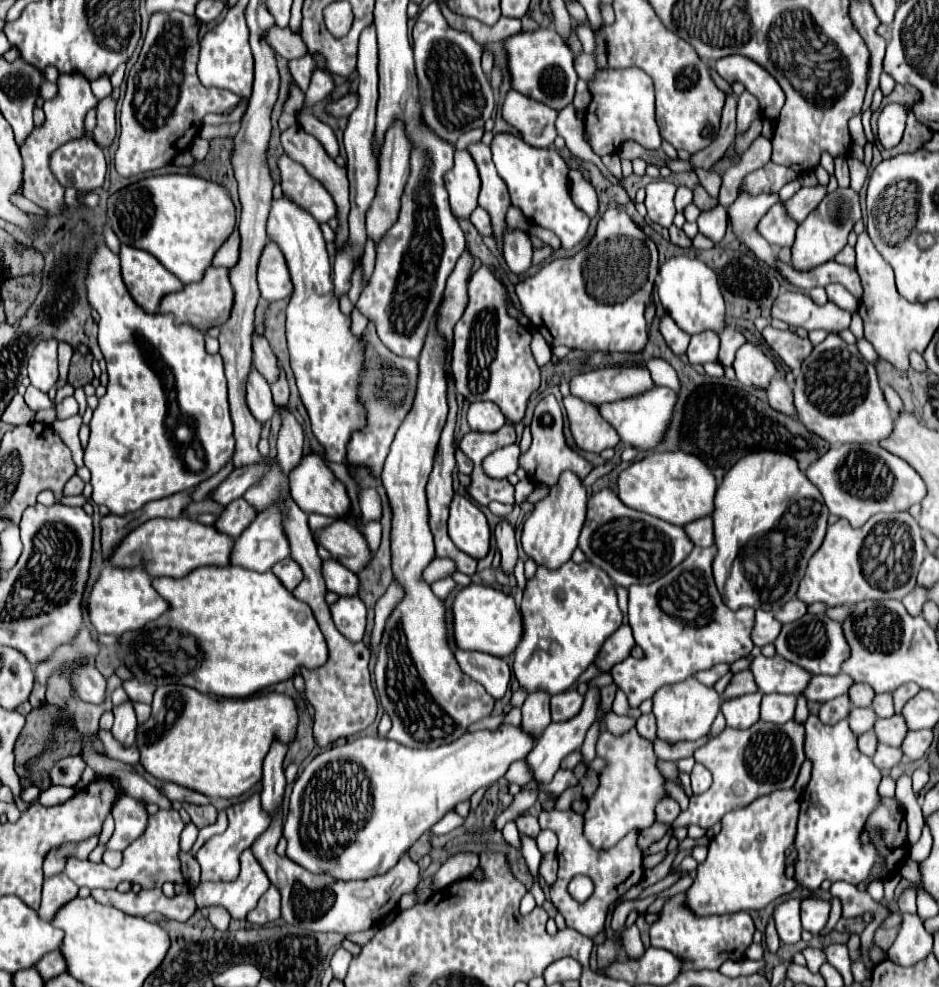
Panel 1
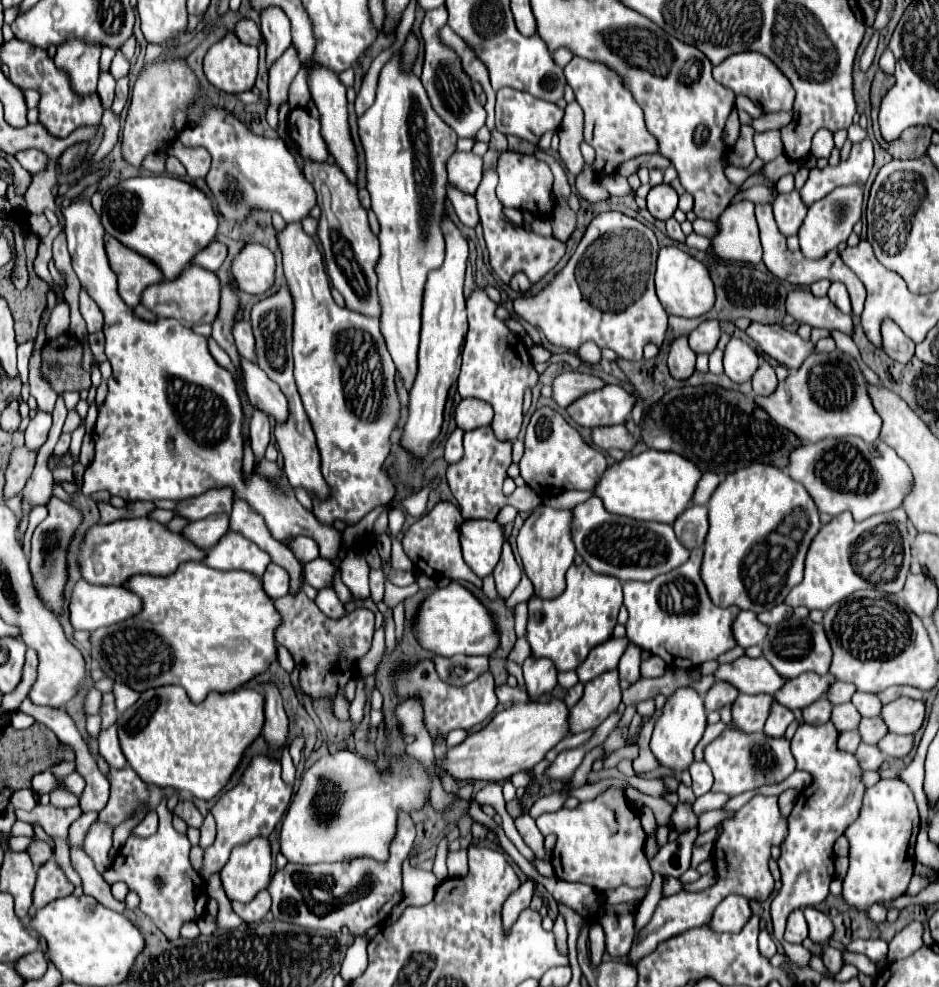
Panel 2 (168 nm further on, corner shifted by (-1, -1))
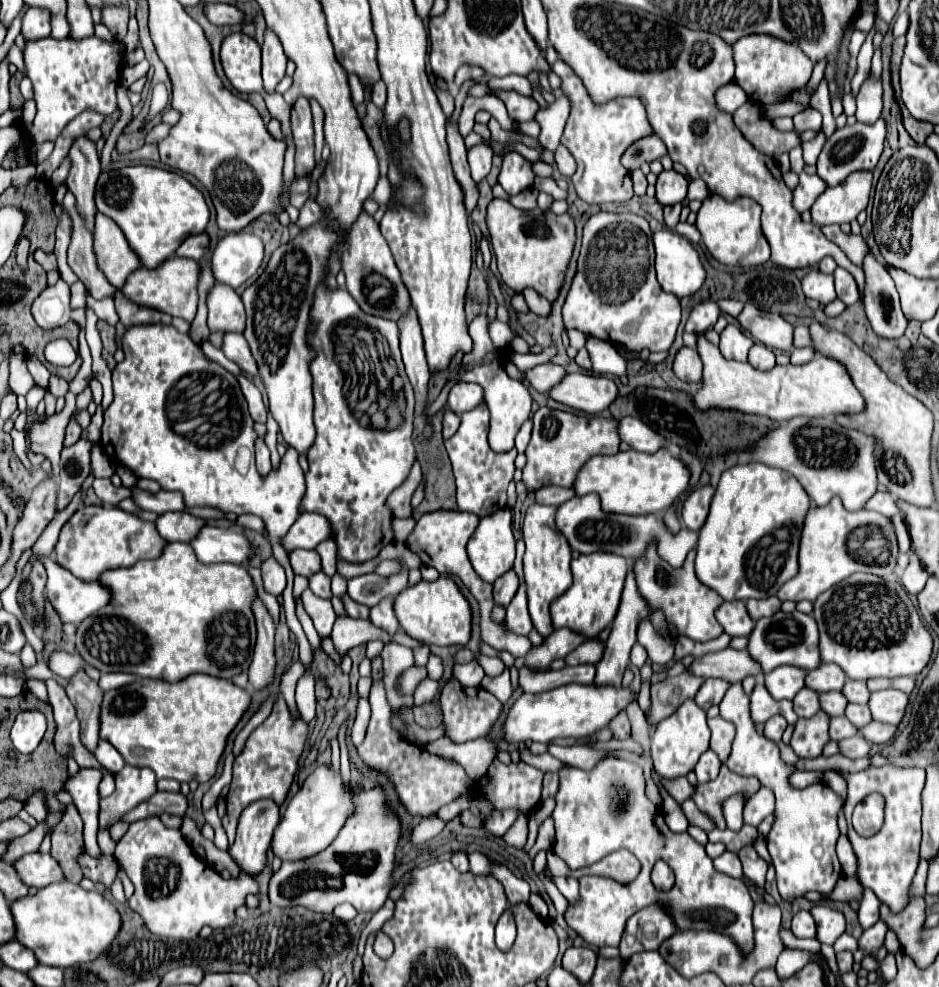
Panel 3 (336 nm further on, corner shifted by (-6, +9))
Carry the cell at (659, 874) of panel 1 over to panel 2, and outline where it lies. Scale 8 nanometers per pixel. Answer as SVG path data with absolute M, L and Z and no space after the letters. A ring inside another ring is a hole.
M679 803L671 818L679 834L683 834L689 830L686 828L698 828L698 818L692 812L690 804Z

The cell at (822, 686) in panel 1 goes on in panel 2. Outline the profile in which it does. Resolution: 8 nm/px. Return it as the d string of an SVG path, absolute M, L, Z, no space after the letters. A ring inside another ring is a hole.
M805 672L805 674L799 674L797 678L787 680L783 684L783 688L779 688L779 692L775 692L773 700L777 704L785 704L785 708L801 710L801 708L809 706L811 702L819 700L833 682L835 682L835 678L831 674L819 676L815 672Z

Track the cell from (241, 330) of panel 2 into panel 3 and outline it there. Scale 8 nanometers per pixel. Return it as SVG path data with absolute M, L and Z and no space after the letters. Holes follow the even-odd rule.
M216 284L208 296L208 328L210 332L226 330L242 334L246 326L246 310L240 296L226 284Z

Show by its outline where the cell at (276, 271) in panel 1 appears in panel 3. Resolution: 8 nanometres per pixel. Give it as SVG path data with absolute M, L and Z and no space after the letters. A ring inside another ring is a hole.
M236 232L222 238L212 250L214 278L232 288L252 278L264 260L264 242L258 236Z

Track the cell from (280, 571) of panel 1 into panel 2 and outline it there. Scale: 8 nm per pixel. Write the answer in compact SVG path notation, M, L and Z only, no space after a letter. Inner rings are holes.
M269 564L265 574L261 576L261 584L263 584L263 590L267 592L267 596L273 596L275 598L281 598L281 596L287 596L289 592L289 574L277 566L277 564Z

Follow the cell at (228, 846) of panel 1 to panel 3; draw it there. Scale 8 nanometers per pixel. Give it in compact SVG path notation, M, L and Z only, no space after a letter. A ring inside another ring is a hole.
M282 698L274 702L272 714L248 736L244 750L234 758L234 774L232 774L232 782L228 786L224 812L220 816L230 844L234 842L236 826L238 826L244 806L248 806L256 800L262 800L262 798L270 798L278 806L286 800L294 774L298 770L298 756L302 754L306 736L308 736L308 724L302 720L294 722L290 718L290 710Z

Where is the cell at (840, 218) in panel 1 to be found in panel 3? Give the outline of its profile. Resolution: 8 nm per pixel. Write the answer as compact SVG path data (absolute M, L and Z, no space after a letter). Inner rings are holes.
M866 170L850 174L838 186L828 186L810 208L812 222L816 226L828 226L856 220L856 216L868 206L870 188L872 172Z

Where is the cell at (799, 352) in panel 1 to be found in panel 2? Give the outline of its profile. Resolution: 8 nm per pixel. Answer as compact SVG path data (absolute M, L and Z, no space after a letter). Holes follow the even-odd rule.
M751 322L745 332L759 344L759 348L767 356L777 360L785 368L799 368L815 346L813 342L801 340L797 334L787 332L781 326L765 326L759 322Z

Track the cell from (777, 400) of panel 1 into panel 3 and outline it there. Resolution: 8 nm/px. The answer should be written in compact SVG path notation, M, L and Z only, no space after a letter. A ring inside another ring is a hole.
M754 344L750 354L748 354L748 362L756 368L756 370L772 370L776 366L776 358L774 352L770 348L766 348L764 344Z

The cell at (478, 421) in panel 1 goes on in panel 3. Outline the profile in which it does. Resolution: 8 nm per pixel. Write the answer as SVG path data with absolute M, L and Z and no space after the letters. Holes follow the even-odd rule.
M456 382L448 394L448 408L456 414L474 410L480 404L484 404L484 390L478 384Z

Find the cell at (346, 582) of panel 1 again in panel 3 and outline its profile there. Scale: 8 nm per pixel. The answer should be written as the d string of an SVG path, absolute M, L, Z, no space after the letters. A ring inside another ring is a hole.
M294 550L290 552L290 566L296 574L310 576L322 570L320 554L316 550Z

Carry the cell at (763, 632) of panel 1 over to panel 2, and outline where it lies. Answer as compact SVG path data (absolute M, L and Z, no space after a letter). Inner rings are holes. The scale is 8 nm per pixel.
M739 612L733 620L733 634L741 648L749 648L763 642L767 636L767 626L761 624L753 612Z

